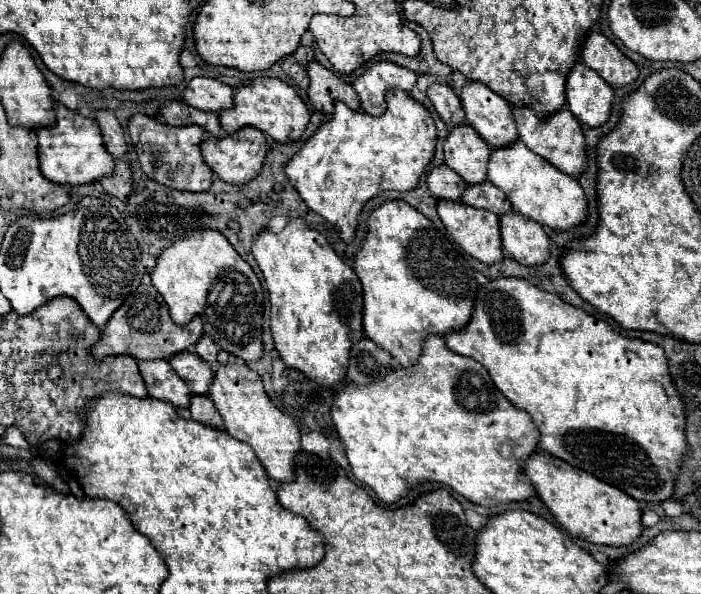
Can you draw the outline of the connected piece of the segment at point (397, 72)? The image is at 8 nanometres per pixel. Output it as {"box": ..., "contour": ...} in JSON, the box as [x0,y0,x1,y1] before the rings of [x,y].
{"box":[353,62,415,116],"contour":[[[377,62],[361,78],[353,82],[353,88],[361,98],[363,110],[367,114],[381,116],[381,112],[385,112],[385,92],[389,88],[401,88],[405,92],[411,92],[415,82],[415,72],[393,62]]]}

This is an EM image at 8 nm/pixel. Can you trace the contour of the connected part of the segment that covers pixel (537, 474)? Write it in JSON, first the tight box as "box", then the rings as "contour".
{"box":[525,452,643,546],"contour":[[[535,452],[525,464],[525,474],[535,486],[539,498],[553,512],[555,520],[571,536],[581,536],[591,544],[629,546],[643,534],[639,502],[589,472],[573,468],[571,464],[549,454]]]}

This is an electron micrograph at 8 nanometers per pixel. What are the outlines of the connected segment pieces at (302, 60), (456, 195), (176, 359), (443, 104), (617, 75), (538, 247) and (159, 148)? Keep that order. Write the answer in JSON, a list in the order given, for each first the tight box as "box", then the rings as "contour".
[{"box":[293,46,315,68],"contour":[[[299,46],[299,48],[295,50],[293,58],[295,58],[301,66],[305,66],[305,68],[307,68],[307,64],[315,60],[315,52],[313,52],[309,46],[307,46],[307,48],[305,48],[305,46]]]},{"box":[427,164,467,200],"contour":[[[445,164],[439,168],[433,168],[427,176],[427,186],[431,190],[431,194],[439,200],[461,200],[467,184],[461,180],[461,176],[457,172],[453,172],[451,168],[447,168]]]},{"box":[169,352,213,394],"contour":[[[181,352],[169,360],[171,368],[185,380],[193,394],[209,394],[209,380],[213,380],[213,366],[201,360],[195,352]]]},{"box":[429,84,465,126],"contour":[[[433,84],[429,88],[429,98],[431,98],[437,114],[443,118],[443,122],[453,124],[453,126],[465,124],[465,112],[463,112],[459,96],[453,92],[453,88],[443,86],[443,84]]]},{"box":[581,32,639,88],"contour":[[[591,32],[581,48],[581,60],[593,68],[607,84],[621,88],[639,76],[639,68],[603,34]]]},{"box":[501,214,549,266],"contour":[[[523,214],[501,216],[501,238],[507,256],[523,266],[539,266],[549,258],[549,236],[541,224]]]},{"box":[129,114,213,192],"contour":[[[137,114],[129,120],[129,134],[131,134],[131,142],[135,146],[135,152],[139,156],[141,168],[151,180],[155,180],[167,188],[187,190],[187,192],[205,192],[211,186],[213,172],[203,162],[203,156],[201,156],[201,142],[207,140],[207,134],[203,128],[167,126],[155,118]]]}]

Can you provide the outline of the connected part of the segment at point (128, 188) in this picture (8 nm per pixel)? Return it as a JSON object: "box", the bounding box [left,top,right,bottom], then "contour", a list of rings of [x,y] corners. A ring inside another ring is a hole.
{"box":[101,160,133,202],"contour":[[[117,160],[113,176],[101,180],[101,184],[103,184],[103,188],[105,188],[105,192],[109,196],[115,196],[121,202],[125,202],[129,198],[129,194],[133,192],[133,176],[131,176],[129,166],[125,162]]]}

